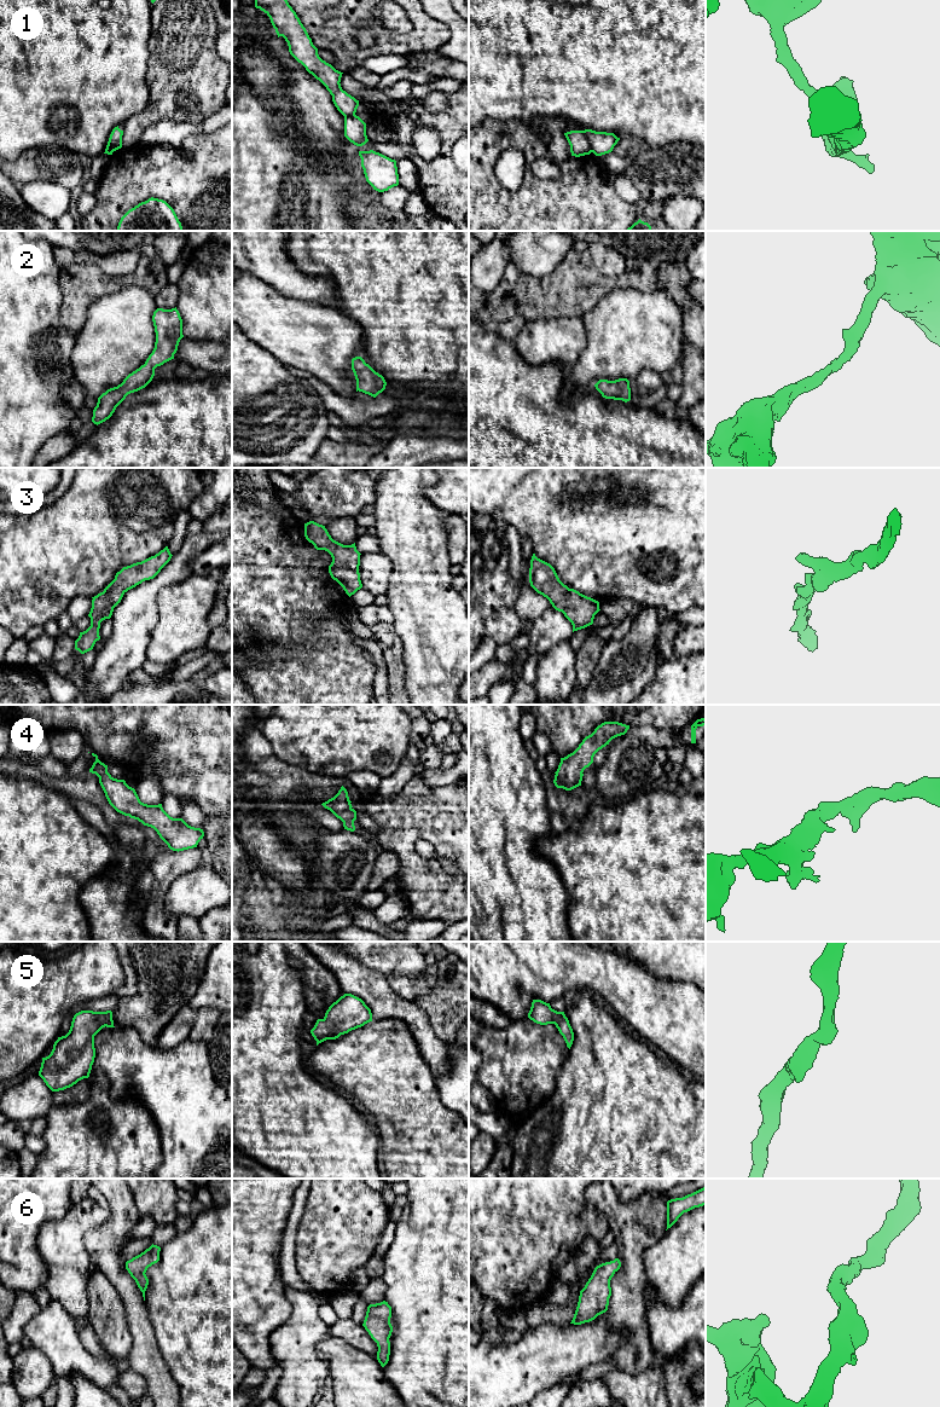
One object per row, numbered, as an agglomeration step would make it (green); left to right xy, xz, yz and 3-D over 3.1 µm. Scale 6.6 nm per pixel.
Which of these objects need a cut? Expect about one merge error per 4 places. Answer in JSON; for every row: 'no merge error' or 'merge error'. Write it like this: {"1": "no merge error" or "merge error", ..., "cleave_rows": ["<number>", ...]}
{"1": "merge error", "2": "no merge error", "3": "no merge error", "4": "no merge error", "5": "no merge error", "6": "no merge error", "cleave_rows": ["1"]}

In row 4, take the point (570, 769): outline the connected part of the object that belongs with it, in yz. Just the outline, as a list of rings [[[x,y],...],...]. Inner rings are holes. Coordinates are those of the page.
[[[604,722],[586,736],[579,747],[564,758],[561,758],[553,783],[557,788],[571,791],[581,786],[584,770],[593,763],[594,754],[609,742],[625,735],[629,725],[619,722]]]

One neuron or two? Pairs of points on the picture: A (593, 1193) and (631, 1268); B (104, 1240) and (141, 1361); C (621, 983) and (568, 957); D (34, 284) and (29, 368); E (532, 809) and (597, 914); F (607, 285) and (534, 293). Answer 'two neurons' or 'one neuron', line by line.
A: one neuron
B: one neuron
C: one neuron
D: one neuron
E: two neurons
F: one neuron

